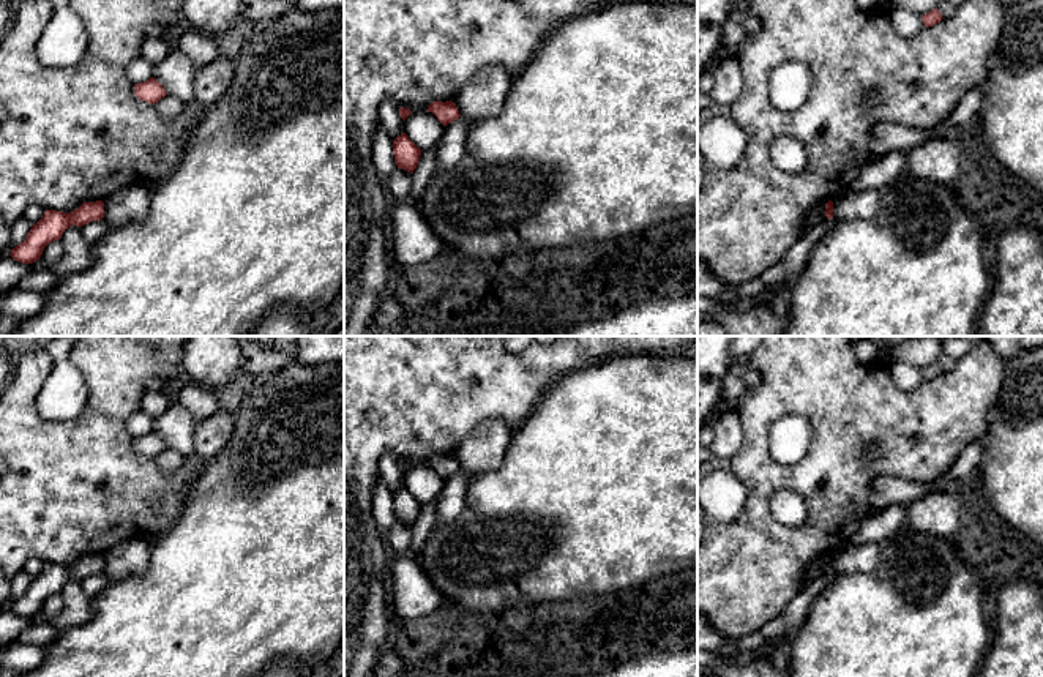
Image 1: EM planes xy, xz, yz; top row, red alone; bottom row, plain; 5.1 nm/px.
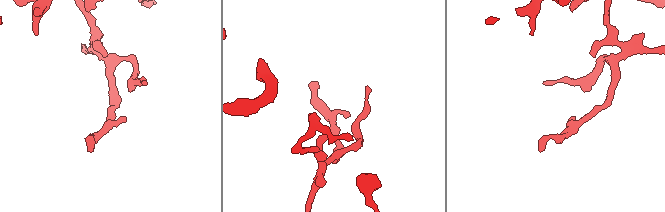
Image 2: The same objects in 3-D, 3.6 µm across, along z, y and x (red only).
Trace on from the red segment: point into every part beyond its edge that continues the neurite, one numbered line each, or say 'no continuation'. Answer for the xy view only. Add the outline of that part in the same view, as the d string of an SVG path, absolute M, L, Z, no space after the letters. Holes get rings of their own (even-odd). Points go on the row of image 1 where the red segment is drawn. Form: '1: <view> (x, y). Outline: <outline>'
no continuation

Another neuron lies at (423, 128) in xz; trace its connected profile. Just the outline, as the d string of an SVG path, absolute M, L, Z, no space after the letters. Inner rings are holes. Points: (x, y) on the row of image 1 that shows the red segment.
M417 112L406 118L404 133L423 151L439 144L445 126L432 112Z

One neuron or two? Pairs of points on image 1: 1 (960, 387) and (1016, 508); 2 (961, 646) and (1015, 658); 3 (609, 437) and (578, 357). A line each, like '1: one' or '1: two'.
1: two
2: two
3: two

